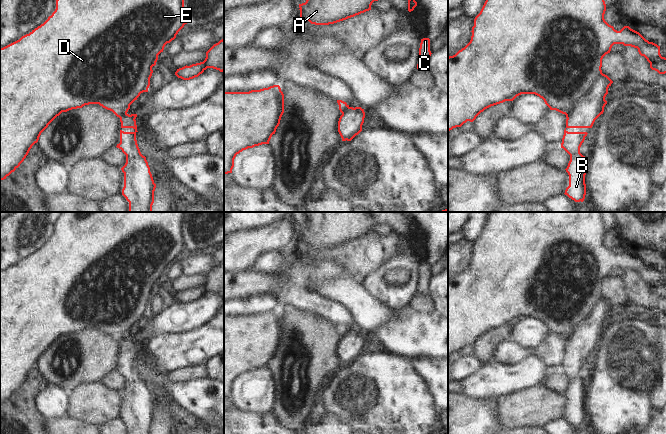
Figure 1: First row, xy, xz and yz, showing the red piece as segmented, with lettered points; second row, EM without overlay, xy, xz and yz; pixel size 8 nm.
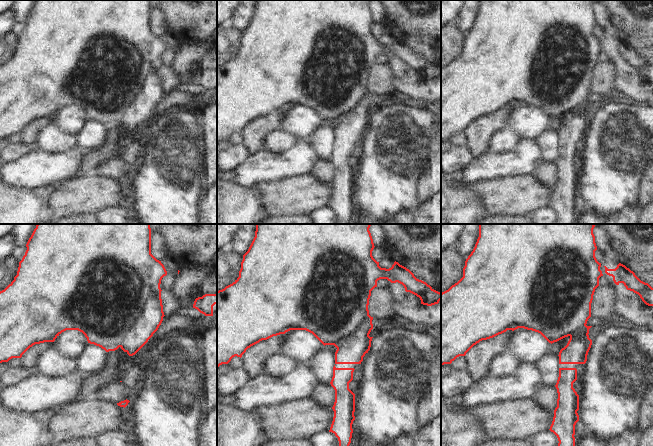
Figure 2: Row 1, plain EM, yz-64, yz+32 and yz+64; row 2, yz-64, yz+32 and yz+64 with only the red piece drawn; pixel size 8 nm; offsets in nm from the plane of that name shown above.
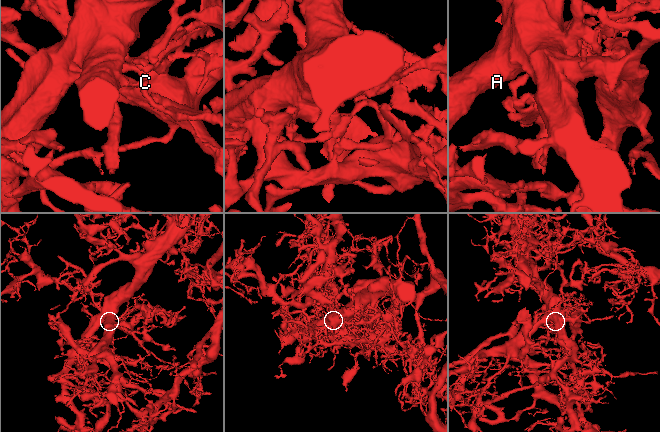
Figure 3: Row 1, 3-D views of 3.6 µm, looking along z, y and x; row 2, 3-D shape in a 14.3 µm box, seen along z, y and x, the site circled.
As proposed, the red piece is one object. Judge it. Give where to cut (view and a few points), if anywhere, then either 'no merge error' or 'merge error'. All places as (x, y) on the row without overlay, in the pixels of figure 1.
cut in yz along (602, 297), (574, 332), (566, 339); merge error

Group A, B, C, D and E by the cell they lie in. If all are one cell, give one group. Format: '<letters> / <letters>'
A C D E / B

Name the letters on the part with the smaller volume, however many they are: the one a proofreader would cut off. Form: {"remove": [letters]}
{"remove": ["B"]}

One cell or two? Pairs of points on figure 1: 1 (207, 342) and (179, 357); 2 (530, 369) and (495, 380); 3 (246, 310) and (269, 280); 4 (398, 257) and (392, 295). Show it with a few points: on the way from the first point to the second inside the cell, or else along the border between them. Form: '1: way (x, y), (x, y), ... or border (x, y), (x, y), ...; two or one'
1: way (200, 346), (192, 348), (186, 354); one
2: way (521, 376), (504, 380); one
3: border (266, 293), (254, 293), (235, 298); two
4: way (388, 266), (381, 273), (382, 285); one

